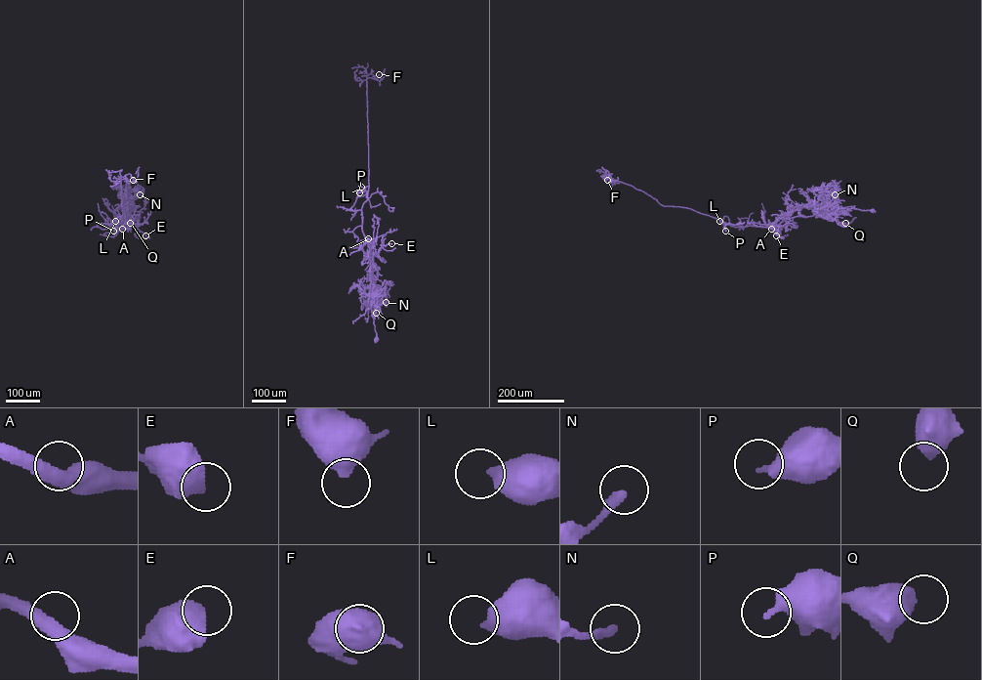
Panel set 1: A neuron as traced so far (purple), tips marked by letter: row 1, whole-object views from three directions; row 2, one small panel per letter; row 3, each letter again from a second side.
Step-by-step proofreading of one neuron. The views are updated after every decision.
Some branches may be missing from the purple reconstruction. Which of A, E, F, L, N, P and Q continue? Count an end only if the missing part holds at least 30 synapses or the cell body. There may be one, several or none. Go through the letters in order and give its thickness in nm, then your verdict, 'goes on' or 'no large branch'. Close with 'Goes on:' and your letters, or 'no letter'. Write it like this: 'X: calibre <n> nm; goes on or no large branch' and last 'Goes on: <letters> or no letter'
A: calibre 440 nm; no large branch
E: calibre 750 nm; no large branch
F: calibre 550 nm; no large branch
L: calibre 500 nm; no large branch
N: calibre 280 nm; no large branch
P: calibre 500 nm; no large branch
Q: calibre 600 nm; no large branch
Goes on: no letter

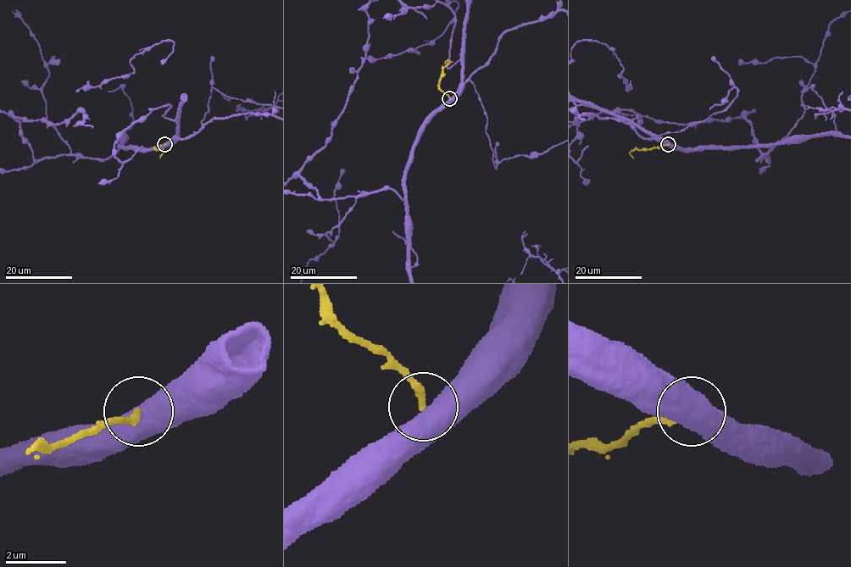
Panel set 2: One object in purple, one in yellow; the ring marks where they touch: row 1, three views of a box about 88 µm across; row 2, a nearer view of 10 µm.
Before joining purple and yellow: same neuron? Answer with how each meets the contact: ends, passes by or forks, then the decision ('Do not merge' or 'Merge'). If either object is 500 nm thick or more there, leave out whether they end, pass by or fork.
Do not merge

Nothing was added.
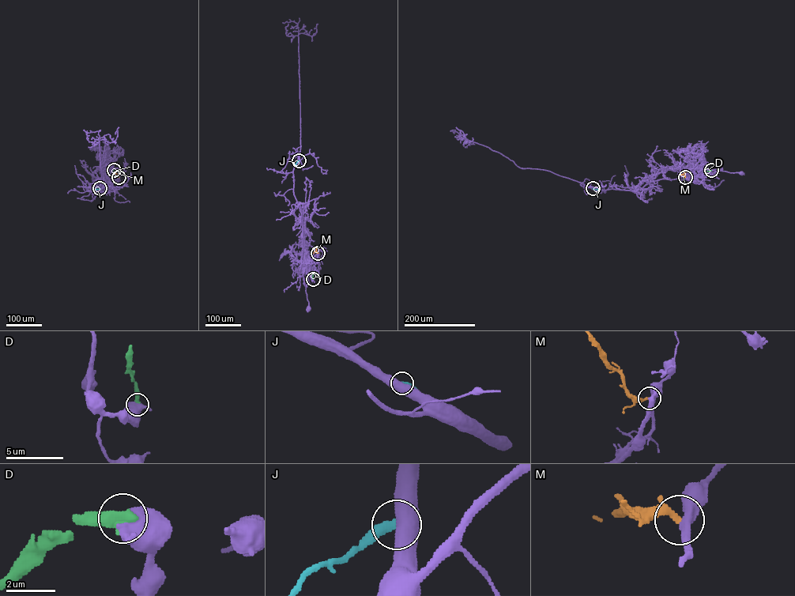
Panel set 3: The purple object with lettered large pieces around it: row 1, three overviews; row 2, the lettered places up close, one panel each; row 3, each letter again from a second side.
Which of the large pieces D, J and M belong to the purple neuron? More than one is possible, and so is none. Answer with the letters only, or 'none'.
none

